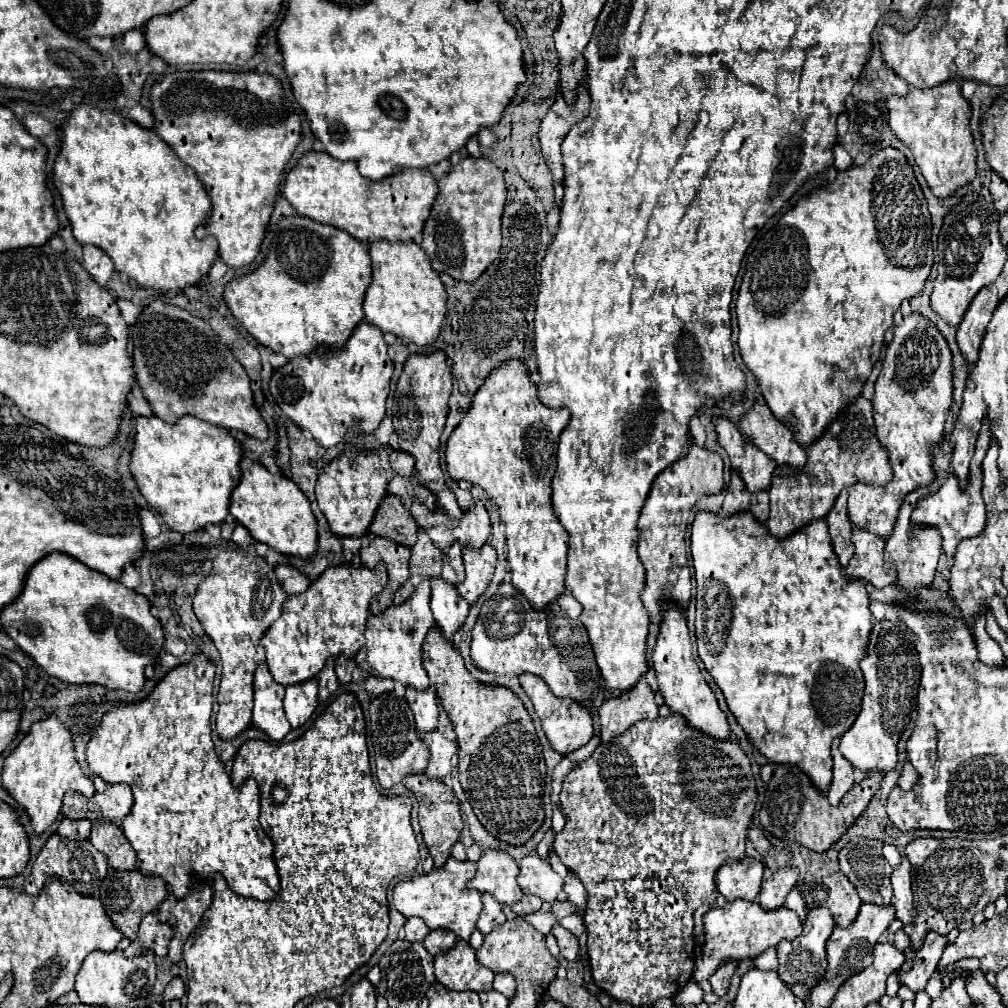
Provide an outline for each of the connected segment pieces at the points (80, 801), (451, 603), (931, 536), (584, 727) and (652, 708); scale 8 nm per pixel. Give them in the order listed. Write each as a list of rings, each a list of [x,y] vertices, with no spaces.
[[[118,783],[118,785],[108,785],[102,793],[94,793],[92,797],[68,791],[64,795],[62,813],[64,817],[70,819],[80,819],[80,817],[88,817],[92,821],[110,819],[116,825],[120,825],[122,819],[128,815],[132,803],[134,803],[132,789],[124,783]]]
[[[430,577],[430,585],[432,585],[430,607],[436,625],[442,629],[446,639],[452,639],[452,635],[460,629],[460,625],[466,619],[468,603],[462,599],[458,589],[452,587],[452,583],[446,583],[442,577]]]
[[[918,487],[916,491],[908,493],[902,507],[900,507],[900,513],[898,513],[898,519],[896,519],[896,525],[894,525],[894,531],[892,535],[888,537],[886,541],[886,547],[884,547],[884,563],[888,565],[896,565],[896,571],[898,571],[898,583],[908,591],[908,597],[914,599],[918,597],[918,589],[922,585],[928,585],[932,583],[934,579],[934,571],[936,571],[936,565],[938,565],[938,557],[940,557],[940,549],[942,549],[942,539],[940,539],[940,531],[936,527],[930,527],[930,525],[918,525],[918,523],[912,523],[910,515],[912,515],[912,509],[916,505],[916,501],[926,495],[926,487]]]
[[[522,673],[520,677],[520,685],[522,689],[526,691],[526,695],[532,699],[534,703],[534,709],[542,721],[542,729],[550,741],[550,745],[562,753],[562,755],[568,755],[570,751],[586,745],[592,735],[594,735],[594,729],[592,729],[592,717],[588,713],[588,709],[584,709],[580,703],[574,703],[572,699],[560,699],[556,695],[552,695],[550,687],[544,683],[544,679],[540,679],[538,675],[532,675],[532,673]]]
[[[642,679],[638,685],[634,685],[620,697],[604,701],[598,709],[598,715],[602,723],[602,741],[608,741],[640,719],[656,719],[658,705],[654,701],[650,685],[646,683],[646,679]]]

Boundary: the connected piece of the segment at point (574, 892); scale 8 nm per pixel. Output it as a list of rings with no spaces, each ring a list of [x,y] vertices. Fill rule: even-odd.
[[[570,873],[569,877],[566,878],[563,890],[568,895],[568,903],[578,909],[578,915],[582,915],[586,909],[586,891],[584,891],[580,878],[574,873]]]

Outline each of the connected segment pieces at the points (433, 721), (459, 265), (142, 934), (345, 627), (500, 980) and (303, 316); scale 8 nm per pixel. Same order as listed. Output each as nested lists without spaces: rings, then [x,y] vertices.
[[[406,687],[406,699],[414,711],[414,721],[420,737],[424,737],[426,731],[436,729],[438,725],[438,701],[436,693],[432,689],[418,691],[414,687]]]
[[[462,157],[450,171],[438,179],[438,195],[430,209],[430,217],[422,229],[422,249],[432,261],[436,271],[444,271],[460,281],[474,281],[480,273],[496,259],[502,233],[500,233],[500,217],[506,203],[506,185],[502,171],[488,157]]]
[[[156,913],[144,915],[138,931],[138,941],[142,943],[144,949],[152,949],[158,957],[166,957],[168,953],[168,941],[172,937],[172,919],[160,921]]]
[[[378,563],[378,567],[374,569],[368,569],[364,565],[356,569],[348,565],[338,565],[338,567],[328,567],[318,579],[310,583],[310,587],[304,593],[288,595],[282,605],[280,619],[276,619],[260,639],[260,645],[266,649],[266,665],[272,677],[282,685],[292,685],[316,677],[328,657],[338,657],[338,655],[354,657],[356,651],[364,645],[364,627],[366,627],[370,599],[384,589],[384,583],[386,583],[384,563]]]
[[[498,973],[498,975],[494,977],[494,989],[500,991],[500,993],[504,993],[506,997],[512,997],[512,995],[514,995],[514,989],[516,989],[512,975],[508,975],[508,973]]]
[[[290,215],[268,225],[264,237],[264,251],[266,259],[260,267],[238,279],[232,279],[224,287],[224,301],[232,315],[238,319],[238,323],[242,323],[242,327],[256,341],[276,353],[282,353],[288,359],[300,353],[310,353],[320,347],[342,347],[352,335],[352,329],[364,319],[362,301],[372,277],[368,245],[356,241],[352,235],[338,227],[318,223],[302,215]]]

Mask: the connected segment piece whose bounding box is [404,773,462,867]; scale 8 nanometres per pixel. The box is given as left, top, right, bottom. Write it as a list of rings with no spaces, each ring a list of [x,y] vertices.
[[[412,773],[408,777],[404,777],[404,785],[416,795],[420,809],[418,809],[418,819],[420,819],[420,827],[422,827],[422,835],[424,835],[424,843],[428,847],[428,853],[432,855],[436,867],[444,865],[444,861],[450,857],[450,849],[452,845],[458,841],[460,831],[462,831],[462,817],[460,817],[460,805],[458,799],[454,795],[454,791],[436,777],[428,777],[424,773]]]

